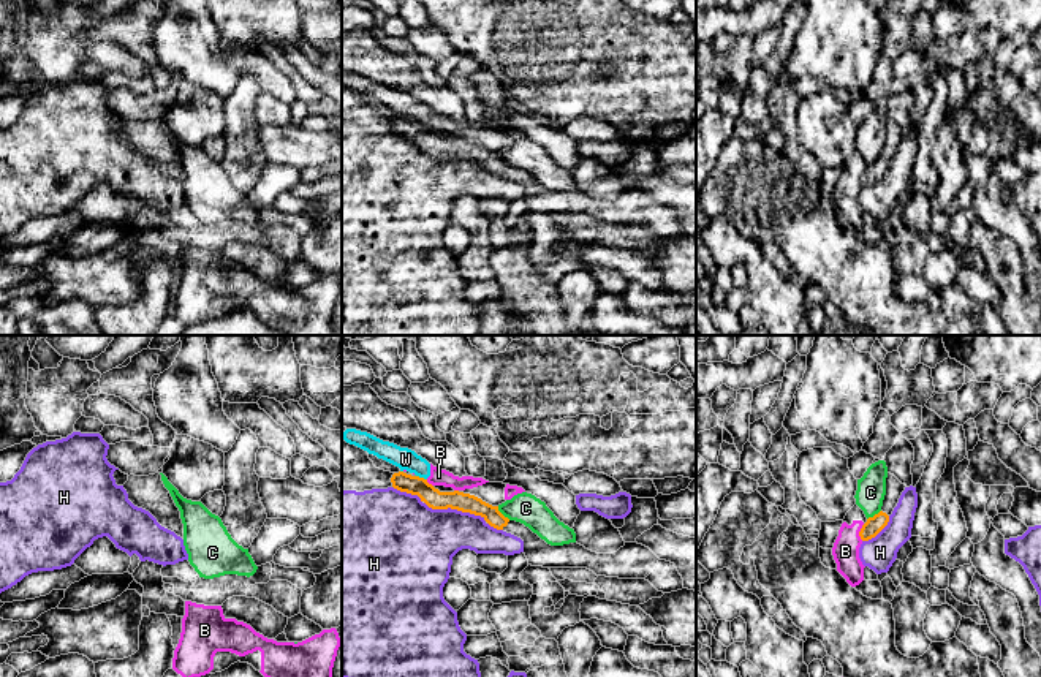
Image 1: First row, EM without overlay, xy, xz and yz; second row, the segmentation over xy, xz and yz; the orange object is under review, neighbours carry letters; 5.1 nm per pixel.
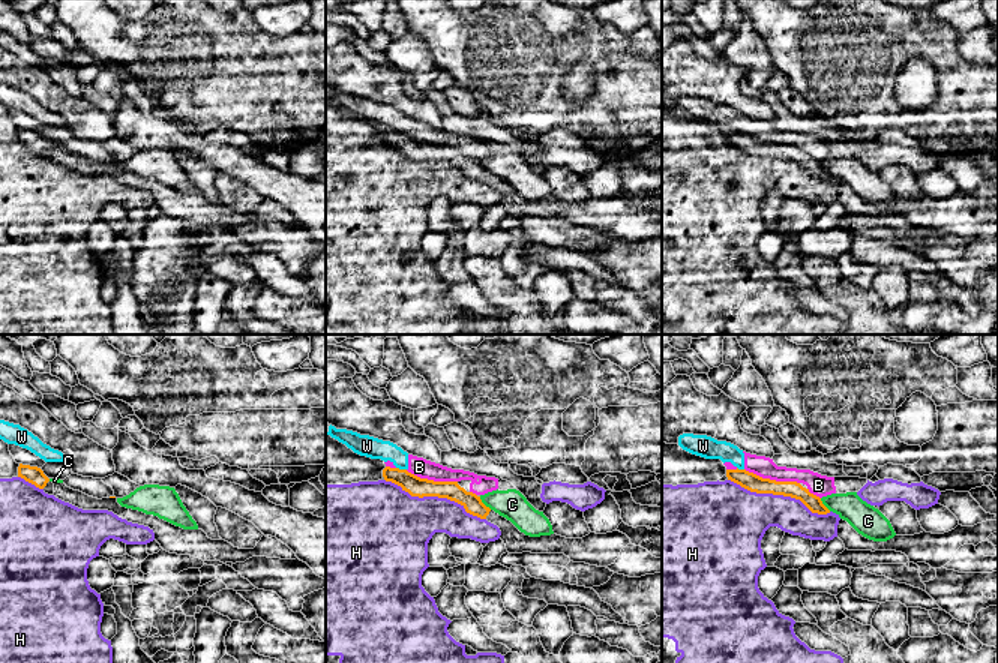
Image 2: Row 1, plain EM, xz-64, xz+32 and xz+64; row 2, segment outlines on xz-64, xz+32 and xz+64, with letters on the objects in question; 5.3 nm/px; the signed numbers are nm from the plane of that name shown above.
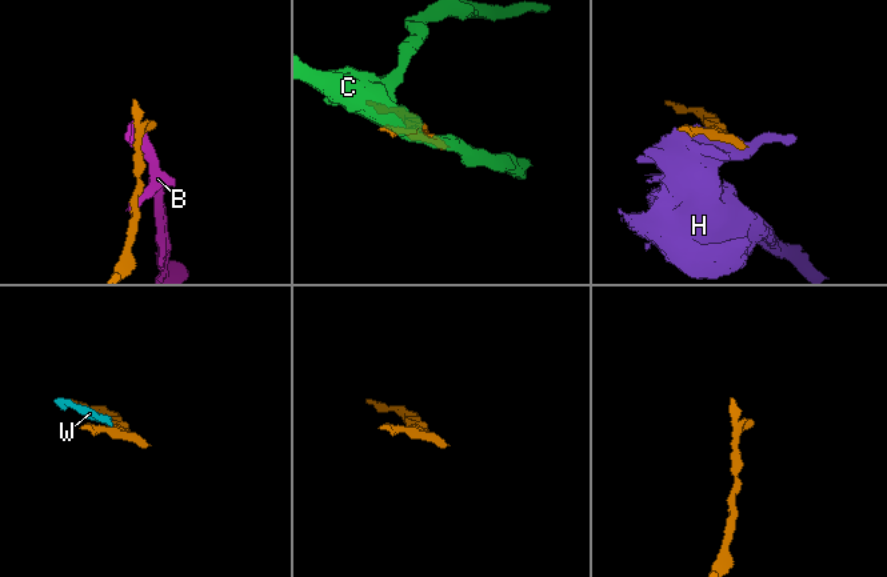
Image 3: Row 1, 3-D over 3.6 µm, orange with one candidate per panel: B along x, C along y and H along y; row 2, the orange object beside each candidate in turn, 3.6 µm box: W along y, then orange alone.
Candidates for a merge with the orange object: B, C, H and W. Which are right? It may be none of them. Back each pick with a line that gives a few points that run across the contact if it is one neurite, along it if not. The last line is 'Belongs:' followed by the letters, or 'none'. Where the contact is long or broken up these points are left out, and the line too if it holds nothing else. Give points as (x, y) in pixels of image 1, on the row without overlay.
Belongs: none

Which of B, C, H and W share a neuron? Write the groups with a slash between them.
B W / C / H

